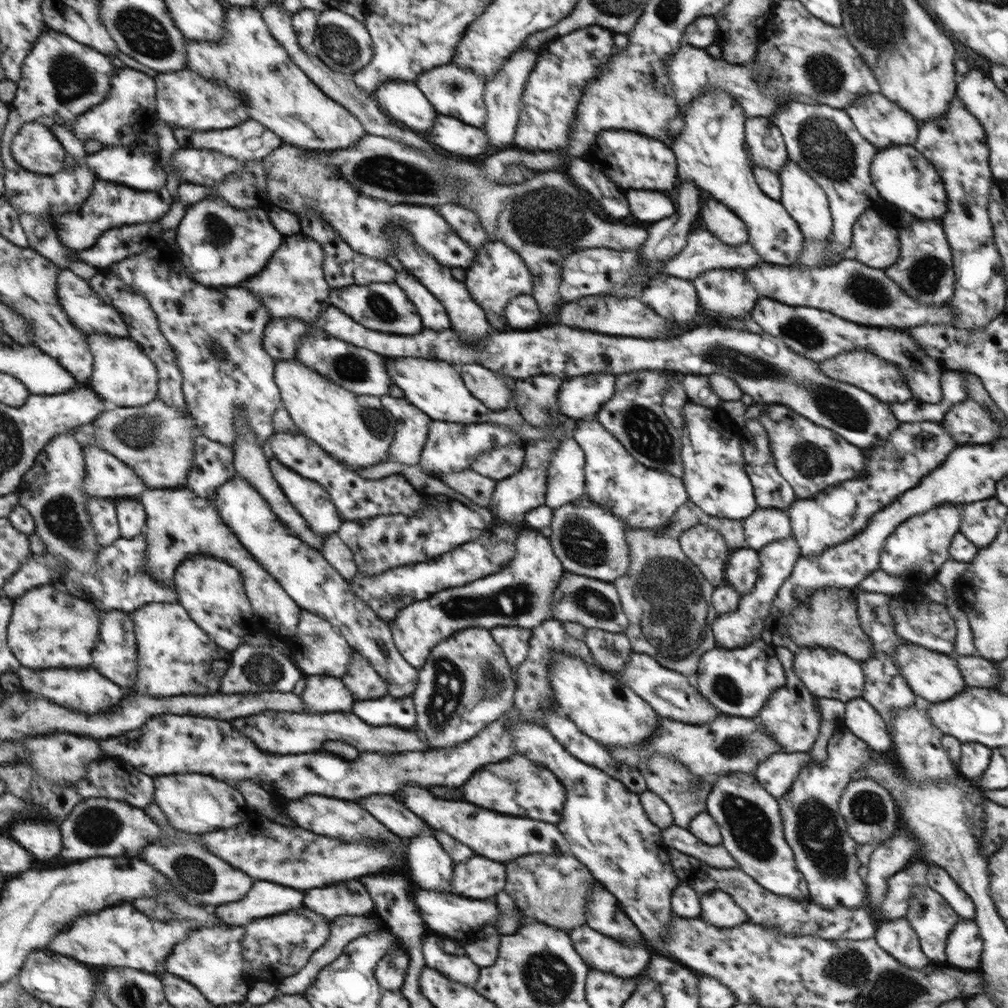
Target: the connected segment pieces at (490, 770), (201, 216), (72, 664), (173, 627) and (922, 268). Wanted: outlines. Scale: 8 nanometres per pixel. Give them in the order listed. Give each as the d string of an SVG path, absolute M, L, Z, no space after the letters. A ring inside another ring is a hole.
M520 752L506 760L487 764L459 790L469 803L510 816L528 816L552 824L562 822L564 816L566 792L555 773L530 761Z
M219 197L193 204L177 230L183 265L194 279L209 287L242 286L268 266L286 238L275 228L268 210L260 206L240 209Z
M43 584L24 596L15 599L15 613L12 624L9 626L9 643L14 654L20 659L23 666L33 669L52 668L89 668L95 662L96 645L101 639L102 616L98 608L89 601L74 595L65 594L54 588L54 585Z
M155 602L134 612L136 632L139 637L140 663L139 682L130 694L152 694L152 696L192 696L194 692L208 692L216 688L222 692L224 677L232 668L235 656L222 648L202 628L189 610L180 602ZM212 672L216 680L212 680Z
M917 219L908 226L899 226L899 241L900 256L883 271L900 284L903 292L924 304L940 306L949 303L955 296L956 272L953 251L942 222Z

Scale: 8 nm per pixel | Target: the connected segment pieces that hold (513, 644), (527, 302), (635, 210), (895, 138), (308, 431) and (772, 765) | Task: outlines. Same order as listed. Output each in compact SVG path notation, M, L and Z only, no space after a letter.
M500 625L491 628L490 631L494 639L499 643L500 648L503 649L504 656L507 657L512 669L526 660L530 648L531 629Z
M531 294L511 298L504 310L508 328L530 330L541 319L539 303Z
M628 189L627 201L634 219L642 222L659 222L676 215L677 206L661 191Z
M879 93L860 97L850 107L845 108L845 111L851 116L855 127L863 137L878 149L896 145L913 145L918 139L919 127L922 126L910 112Z
M278 360L276 380L284 392L284 402L288 406L298 428L308 437L316 440L334 459L350 465L350 468L368 468L388 460L388 452L396 433L395 416L383 404L379 396L366 396L352 392L350 388L336 384L334 380L324 376L304 361Z
M776 752L759 764L754 772L757 781L772 795L779 799L784 796L797 780L803 768L811 764L809 753L805 752Z

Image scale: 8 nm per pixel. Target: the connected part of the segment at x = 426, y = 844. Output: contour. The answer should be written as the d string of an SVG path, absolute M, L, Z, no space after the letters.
M428 829L422 835L407 840L407 864L412 880L422 888L438 888L438 892L452 890L452 858L435 836L436 831Z

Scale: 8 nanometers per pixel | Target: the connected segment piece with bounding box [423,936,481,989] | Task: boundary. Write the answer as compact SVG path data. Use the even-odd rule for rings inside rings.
M428 936L424 940L424 956L428 956L427 968L444 972L448 978L456 983L464 984L474 989L478 983L480 967L476 966L464 950L452 942L438 936Z

